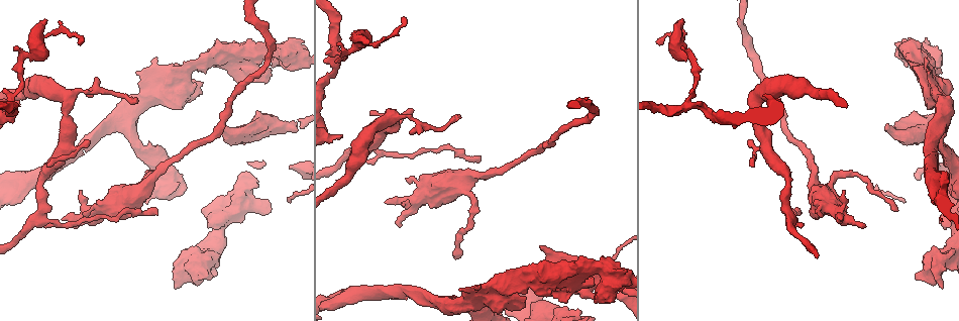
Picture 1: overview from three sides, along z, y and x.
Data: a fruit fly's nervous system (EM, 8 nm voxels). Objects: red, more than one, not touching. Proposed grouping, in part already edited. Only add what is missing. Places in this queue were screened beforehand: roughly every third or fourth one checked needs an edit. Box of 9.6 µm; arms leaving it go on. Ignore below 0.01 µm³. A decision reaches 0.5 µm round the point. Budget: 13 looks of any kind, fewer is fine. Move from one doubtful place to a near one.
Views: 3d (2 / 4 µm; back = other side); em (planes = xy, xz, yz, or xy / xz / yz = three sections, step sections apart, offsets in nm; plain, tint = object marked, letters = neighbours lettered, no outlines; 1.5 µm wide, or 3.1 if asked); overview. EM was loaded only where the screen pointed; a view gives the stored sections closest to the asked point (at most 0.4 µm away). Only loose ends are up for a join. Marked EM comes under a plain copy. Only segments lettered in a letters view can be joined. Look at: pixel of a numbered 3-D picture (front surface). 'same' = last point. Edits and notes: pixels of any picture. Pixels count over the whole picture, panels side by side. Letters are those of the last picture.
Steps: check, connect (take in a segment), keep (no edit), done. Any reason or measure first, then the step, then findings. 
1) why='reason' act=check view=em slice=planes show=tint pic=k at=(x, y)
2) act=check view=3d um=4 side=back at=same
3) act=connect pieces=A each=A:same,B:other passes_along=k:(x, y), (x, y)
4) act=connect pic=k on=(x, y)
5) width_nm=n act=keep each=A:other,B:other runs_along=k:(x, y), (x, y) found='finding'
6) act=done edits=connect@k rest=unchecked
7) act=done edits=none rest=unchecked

why='tapers out' act=check view=3d um=4 pic=1 at=(341, 137)

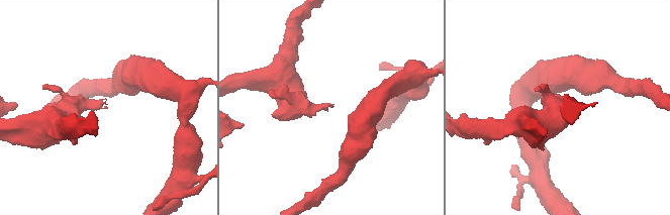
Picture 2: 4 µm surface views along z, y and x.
why='shape alone is not enough' act=check view=em slice=planes show=letters pic=2 at=(107, 108)

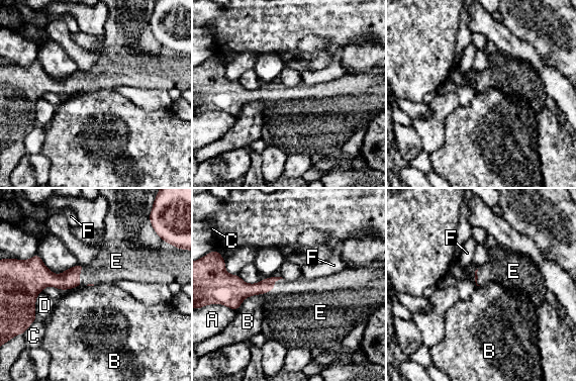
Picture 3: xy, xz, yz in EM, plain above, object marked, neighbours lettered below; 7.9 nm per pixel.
longest_contact=B:260nm act=connect pieces=E each=A:other,B:other,C:other,D:other,E:same,F:other passes_along=3:(242, 289), (273, 286), (295, 308) found='it goes on there'

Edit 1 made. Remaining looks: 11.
act=check view=overview

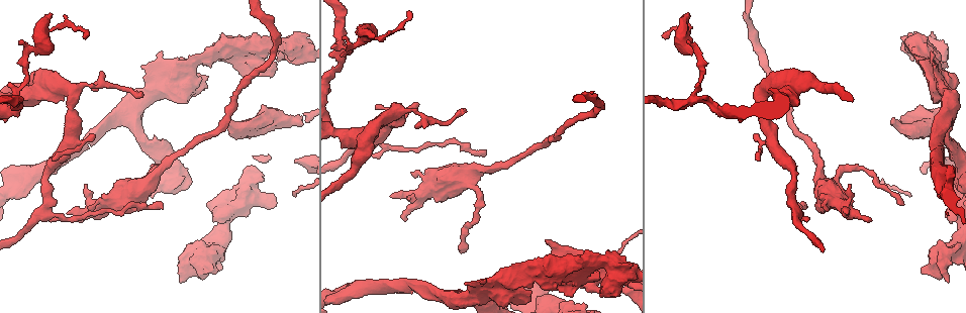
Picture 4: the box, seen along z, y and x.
why='branch stops here' act=check view=em slice=planes show=tint pic=4 at=(68, 213)

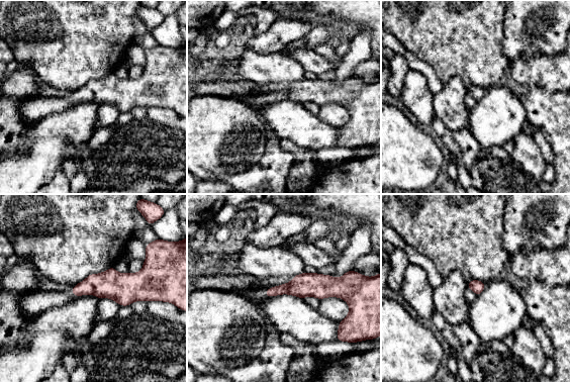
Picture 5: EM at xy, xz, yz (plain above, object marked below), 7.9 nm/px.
act=check view=em slice=planes show=letters at=same

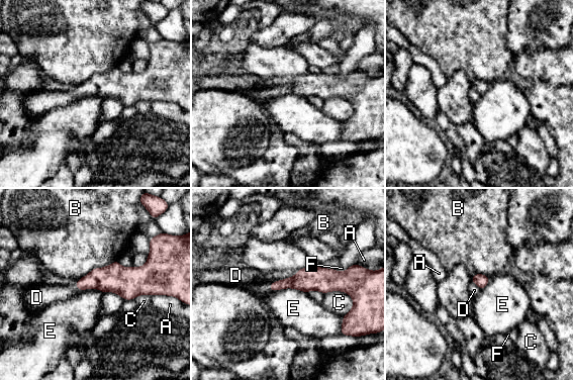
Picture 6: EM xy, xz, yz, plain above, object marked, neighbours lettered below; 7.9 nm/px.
act=connect pieces=D each=A:other,B:other,C:other,D:same,E:other,F:other found='the neuron continues'

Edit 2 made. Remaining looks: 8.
act=check view=overview

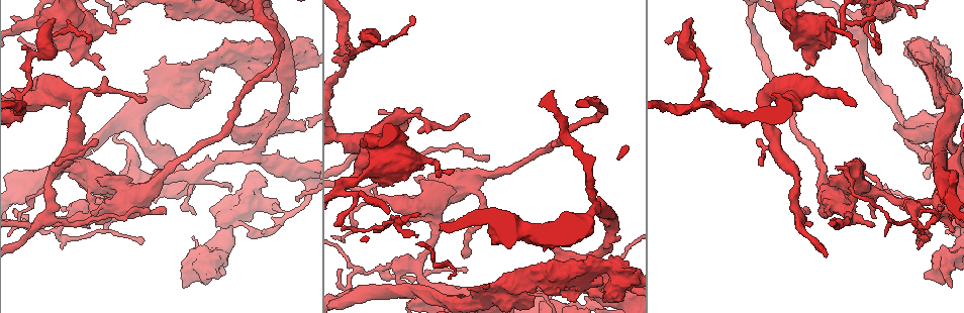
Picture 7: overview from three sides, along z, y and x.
why='stops while still wide' act=check view=em slice=xz step=8 show=letters pic=7 at=(897, 123)

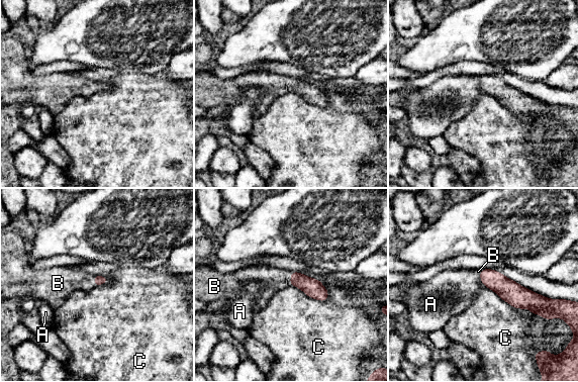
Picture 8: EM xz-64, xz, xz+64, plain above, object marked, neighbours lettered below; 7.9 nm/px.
longest_contact=C:550nm act=connect pieces=B each=A:other,B:same,C:other passes_along=8:(313, 288), (291, 278), (273, 278) found='it goes on there'

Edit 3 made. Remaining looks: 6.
why='see it whole again' act=check view=overview

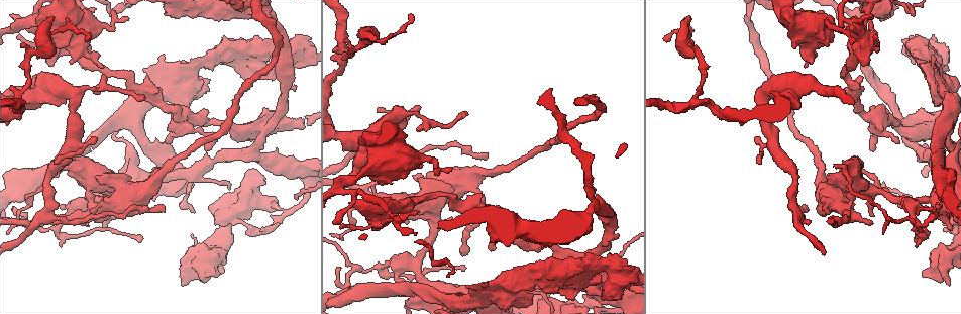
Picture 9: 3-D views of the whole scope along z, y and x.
why='free end' act=check view=em slice=xy step=8 show=tint pic=9 at=(466, 115)

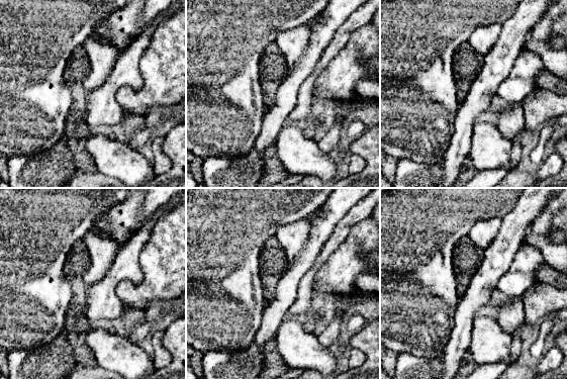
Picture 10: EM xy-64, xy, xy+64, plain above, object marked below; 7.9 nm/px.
why='cut it another way' act=check view=em slice=planes show=letters at=same

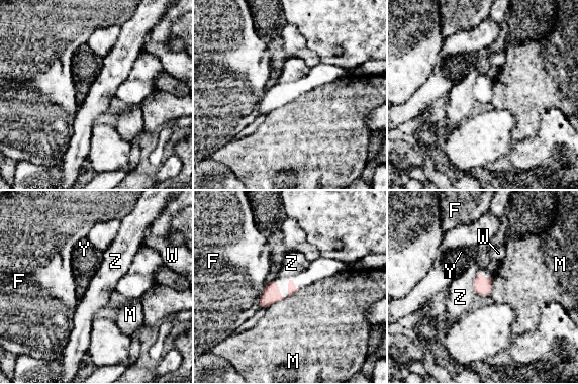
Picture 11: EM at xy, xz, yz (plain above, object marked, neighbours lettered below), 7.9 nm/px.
width_nm=90 act=keep each=F:other,M:other,W:other,Y:other,Z:other border=11:(300, 289), (265, 309) found='no lettered segment goes on from it'

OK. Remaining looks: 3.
act=done edits=connect@3,connect@6,connect@8 rest=unchecked

